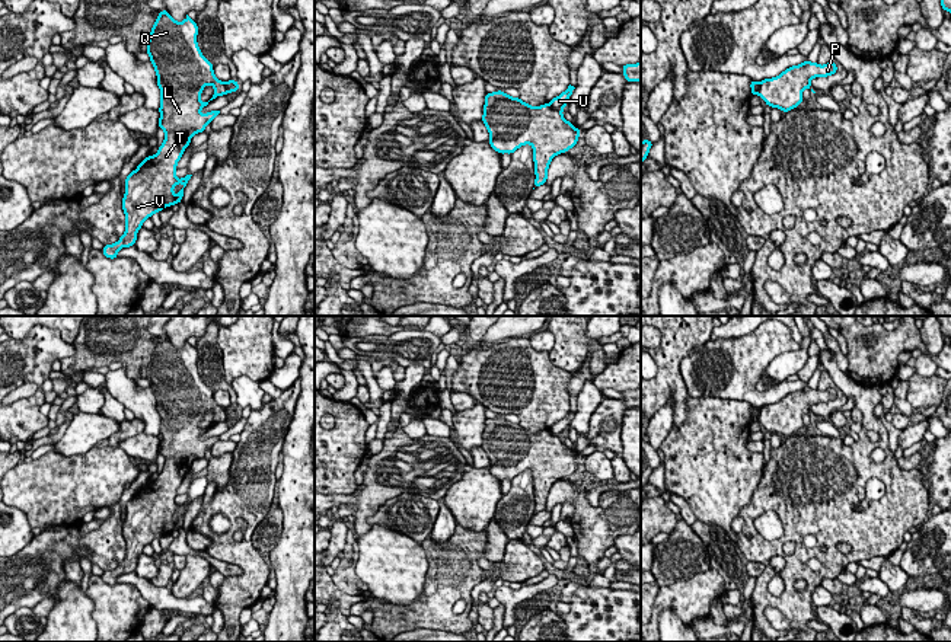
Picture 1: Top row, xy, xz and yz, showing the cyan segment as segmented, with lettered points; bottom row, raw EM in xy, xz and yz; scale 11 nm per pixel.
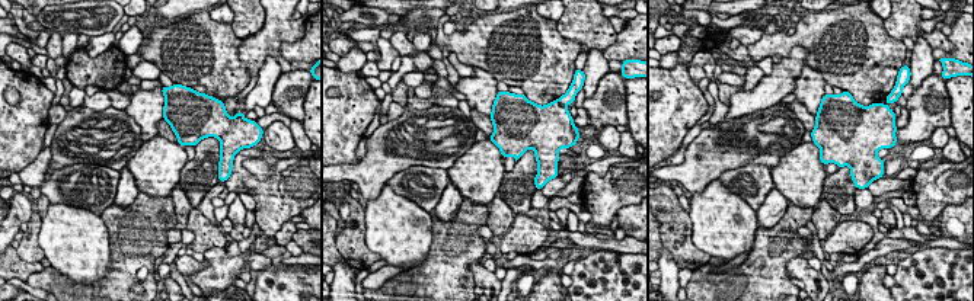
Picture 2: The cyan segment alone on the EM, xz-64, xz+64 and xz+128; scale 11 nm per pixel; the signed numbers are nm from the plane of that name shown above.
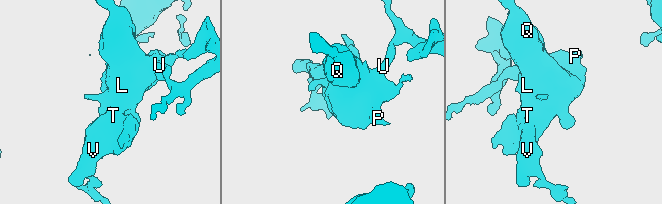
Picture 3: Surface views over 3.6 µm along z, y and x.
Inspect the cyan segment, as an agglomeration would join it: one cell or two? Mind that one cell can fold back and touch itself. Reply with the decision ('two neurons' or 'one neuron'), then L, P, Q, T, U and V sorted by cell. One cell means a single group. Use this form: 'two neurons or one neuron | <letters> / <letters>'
two neurons | L P Q T V / U

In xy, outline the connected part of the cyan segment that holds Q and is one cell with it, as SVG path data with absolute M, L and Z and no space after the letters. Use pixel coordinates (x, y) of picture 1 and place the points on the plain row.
M166 335L159 338L151 354L146 379L150 381L160 415L157 453L165 457L165 466L159 477L154 482L149 480L125 505L125 559L114 571L103 572L102 579L109 585L115 585L119 575L135 571L146 544L182 527L184 514L192 501L178 505L176 491L192 461L204 460L205 451L220 440L200 440L208 431L200 427L207 411L214 413L210 427L227 421L227 413L216 403L214 392L202 381L197 361L195 346L186 341L184 348L176 348Z

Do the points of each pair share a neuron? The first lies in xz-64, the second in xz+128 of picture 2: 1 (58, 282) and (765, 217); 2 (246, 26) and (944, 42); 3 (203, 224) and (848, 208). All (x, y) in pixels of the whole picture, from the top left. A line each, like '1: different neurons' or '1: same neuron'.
1: different neurons
2: same neuron
3: different neurons

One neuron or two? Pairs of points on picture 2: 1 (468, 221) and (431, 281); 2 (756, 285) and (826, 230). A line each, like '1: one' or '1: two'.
1: one
2: two

